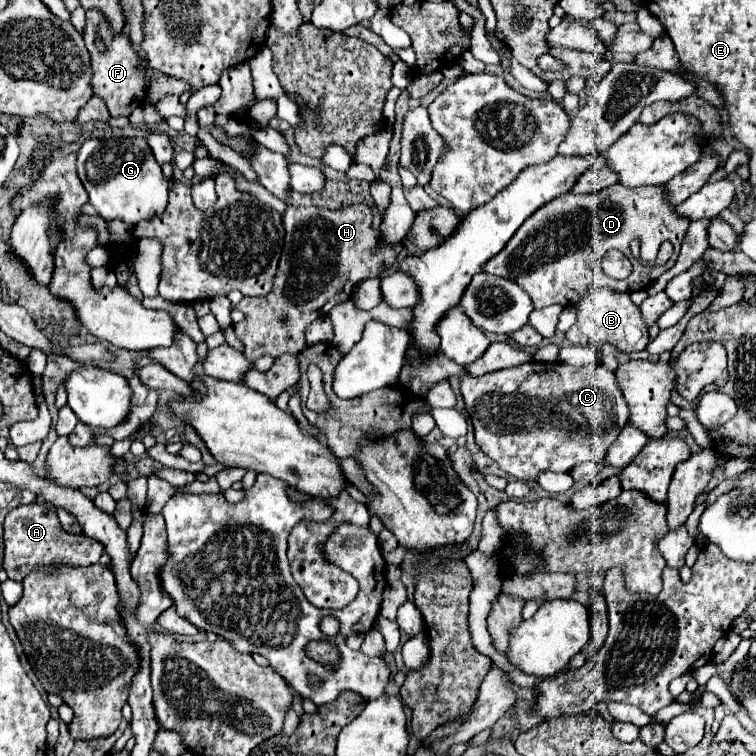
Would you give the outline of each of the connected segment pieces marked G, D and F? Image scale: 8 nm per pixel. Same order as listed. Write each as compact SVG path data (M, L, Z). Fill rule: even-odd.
M144 136L108 140L88 138L78 152L78 176L90 196L90 204L106 222L122 220L126 226L136 226L140 220L152 220L160 216L168 204L168 180L160 164L156 164L156 158L152 156L152 150L148 148Z
M614 184L594 194L566 192L564 196L544 204L544 208L538 208L536 216L530 216L520 226L520 232L516 232L516 236L512 236L512 240L504 246L504 252L496 254L488 264L484 264L484 272L516 282L530 294L534 308L544 308L550 304L576 304L576 300L580 300L580 296L588 292L594 282L600 286L606 284L616 292L636 292L644 290L662 272L676 264L688 224L690 220L676 216L676 208L672 208L672 204L664 204L664 186L624 188L622 184ZM632 238L648 242L652 238L658 246L660 242L670 240L674 244L674 254L664 268L650 266L636 272L636 260L632 260L630 252ZM608 250L620 250L632 262L634 276L606 282L604 274L596 274L600 258Z
M92 8L92 12L86 12L86 26L84 26L84 42L92 56L92 70L94 70L92 90L96 96L100 96L106 102L112 116L128 116L128 114L132 114L134 108L144 104L148 84L156 78L158 72L154 68L148 68L148 60L144 60L144 54L134 48L134 44L130 42L130 36L126 32L118 32L112 36L110 24L102 26L102 22L96 22L96 16L98 16L98 12L94 8ZM96 34L102 36L102 40L108 46L108 52L102 54L94 46Z

